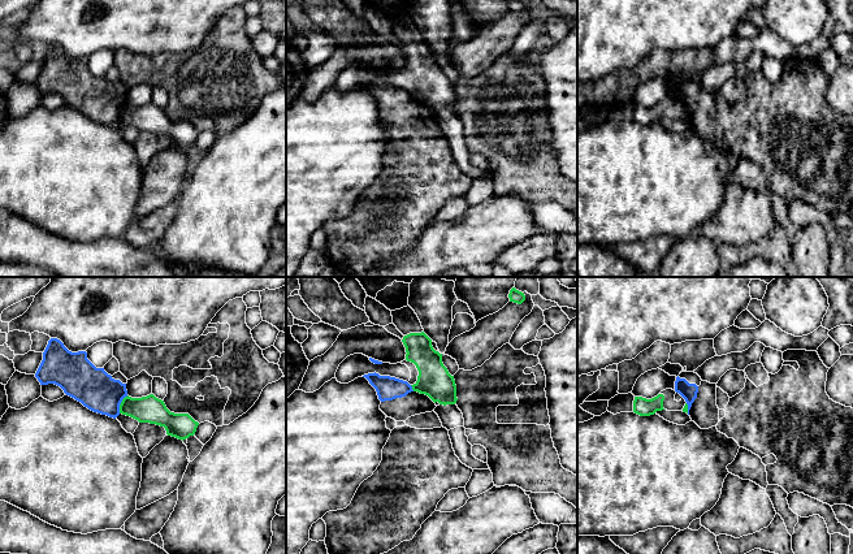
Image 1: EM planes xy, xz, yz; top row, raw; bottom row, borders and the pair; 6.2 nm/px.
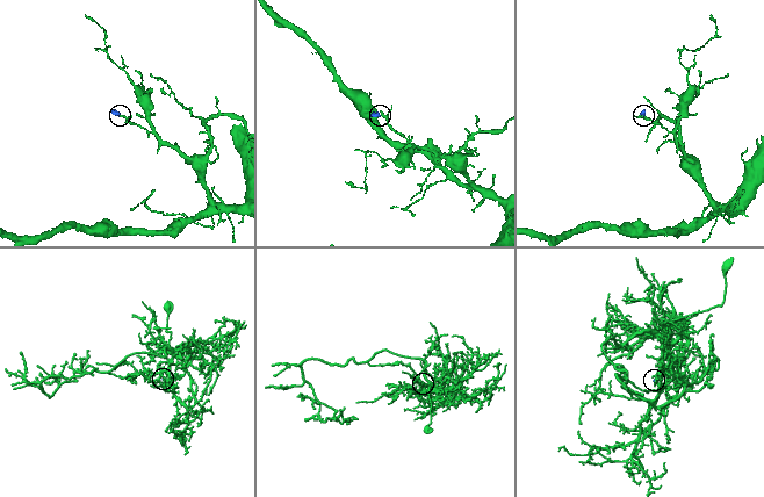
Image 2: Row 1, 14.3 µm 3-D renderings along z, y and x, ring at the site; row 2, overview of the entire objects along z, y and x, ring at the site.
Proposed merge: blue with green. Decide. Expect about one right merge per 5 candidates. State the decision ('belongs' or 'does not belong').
does not belong

